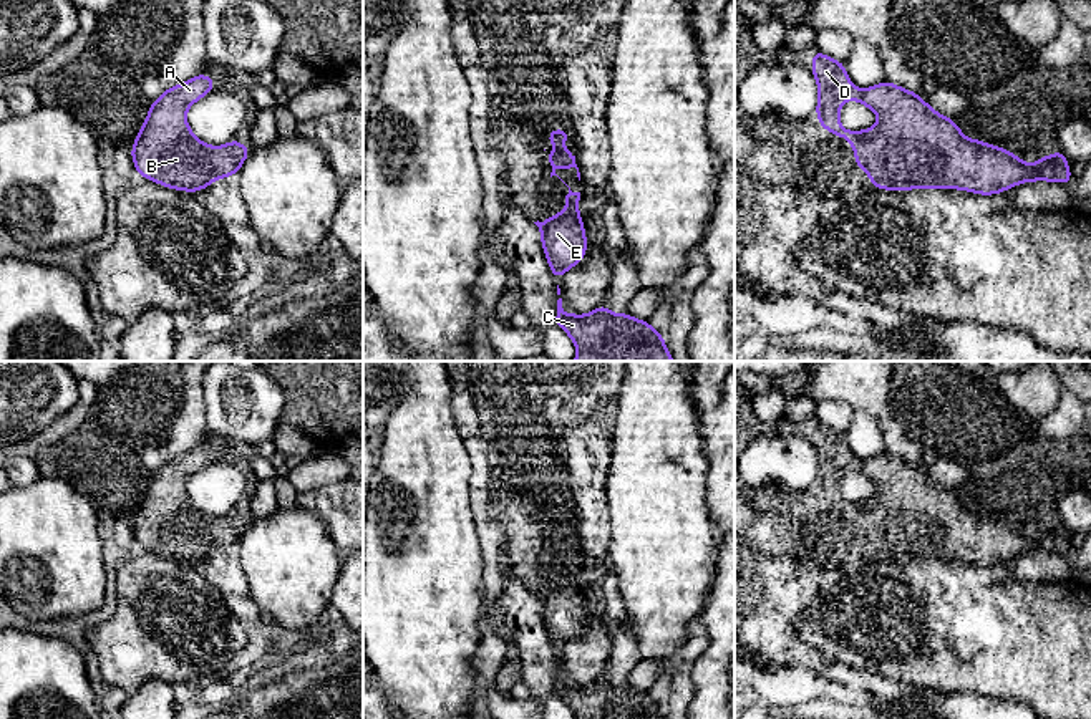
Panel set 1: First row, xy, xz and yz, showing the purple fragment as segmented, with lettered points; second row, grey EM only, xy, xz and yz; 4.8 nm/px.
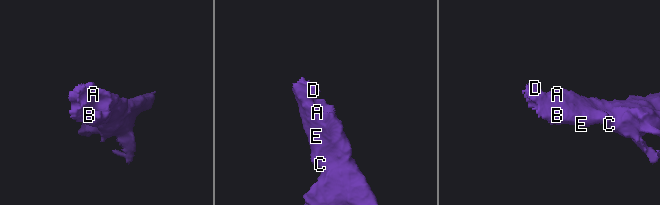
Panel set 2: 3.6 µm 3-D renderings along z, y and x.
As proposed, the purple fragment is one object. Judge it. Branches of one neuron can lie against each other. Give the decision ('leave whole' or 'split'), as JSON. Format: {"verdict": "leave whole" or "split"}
{"verdict": "leave whole"}

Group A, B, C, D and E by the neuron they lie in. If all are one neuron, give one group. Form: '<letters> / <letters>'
A B C D E

